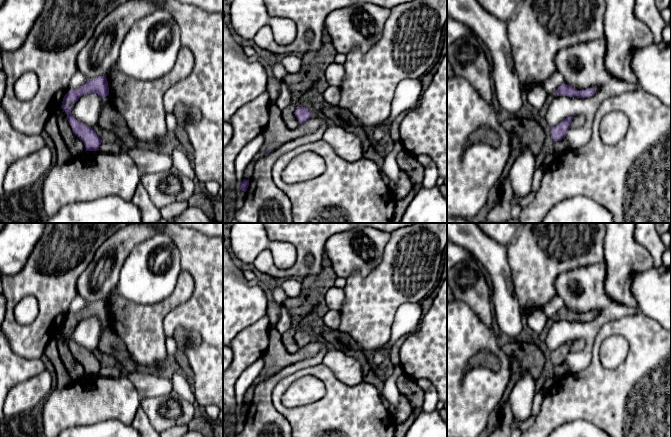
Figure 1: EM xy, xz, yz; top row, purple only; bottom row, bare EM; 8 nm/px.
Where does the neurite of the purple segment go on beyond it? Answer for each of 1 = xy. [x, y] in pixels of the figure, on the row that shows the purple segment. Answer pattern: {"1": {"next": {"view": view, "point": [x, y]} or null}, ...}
{"1": {"next": null}}

